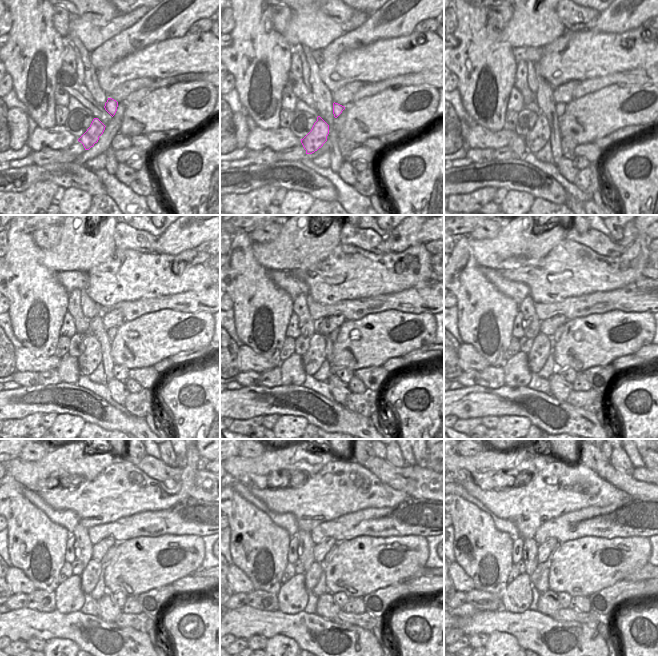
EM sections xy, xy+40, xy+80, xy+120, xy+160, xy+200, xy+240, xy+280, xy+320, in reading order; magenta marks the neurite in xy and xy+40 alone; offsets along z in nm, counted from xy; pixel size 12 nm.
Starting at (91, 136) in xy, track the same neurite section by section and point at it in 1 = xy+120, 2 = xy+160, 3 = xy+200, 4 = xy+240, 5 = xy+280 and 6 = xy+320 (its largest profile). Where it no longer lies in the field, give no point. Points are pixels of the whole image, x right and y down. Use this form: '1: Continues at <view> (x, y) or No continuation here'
1: Continues at xy+120 (90, 359)
2: Continues at xy+160 (312, 360)
3: Continues at xy+200 (543, 345)
4: Continues at xy+240 (90, 576)
5: Continues at xy+280 (312, 575)
6: Continues at xy+320 (534, 577)

